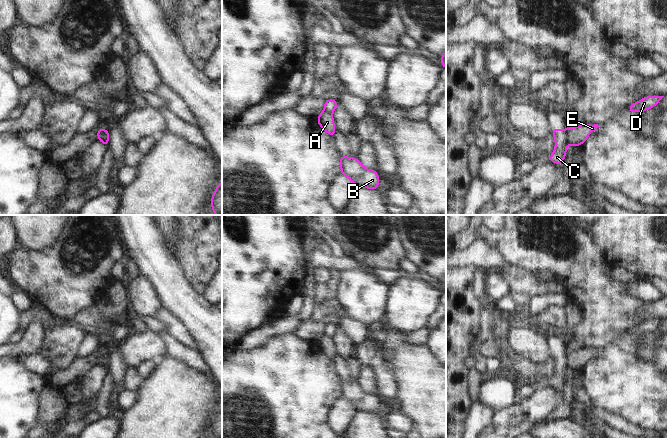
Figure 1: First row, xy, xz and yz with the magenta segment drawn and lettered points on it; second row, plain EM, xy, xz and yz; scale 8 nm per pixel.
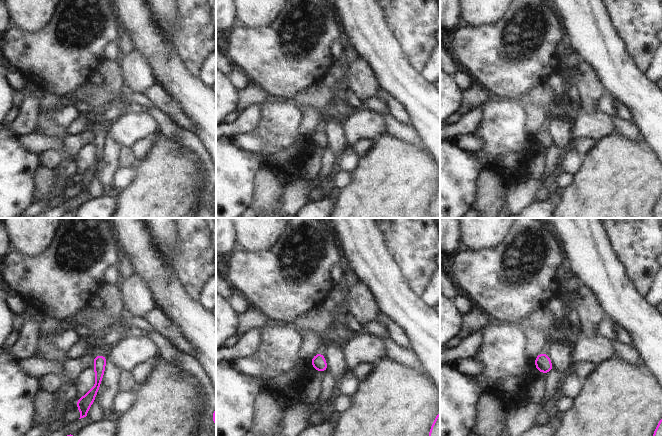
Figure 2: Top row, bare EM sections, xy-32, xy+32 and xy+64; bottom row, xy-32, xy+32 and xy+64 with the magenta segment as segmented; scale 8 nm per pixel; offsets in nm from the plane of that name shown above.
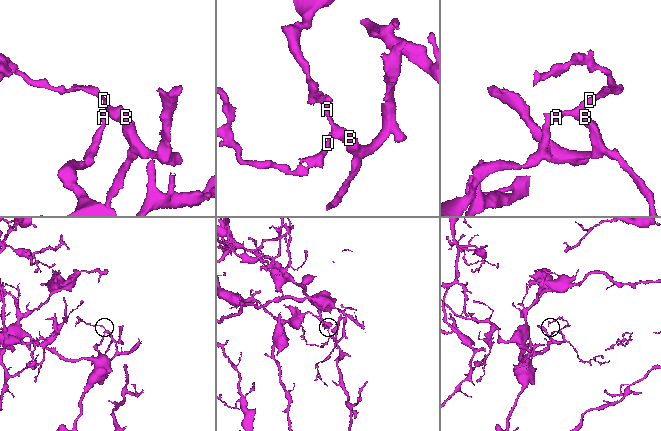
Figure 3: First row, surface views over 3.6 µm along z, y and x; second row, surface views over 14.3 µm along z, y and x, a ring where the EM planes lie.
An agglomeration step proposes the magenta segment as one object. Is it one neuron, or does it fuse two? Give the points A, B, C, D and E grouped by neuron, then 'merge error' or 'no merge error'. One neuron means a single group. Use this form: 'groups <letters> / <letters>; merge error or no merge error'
groups A B D E / C; merge error

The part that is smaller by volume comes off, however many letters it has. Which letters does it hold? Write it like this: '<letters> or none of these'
A, B, D, E

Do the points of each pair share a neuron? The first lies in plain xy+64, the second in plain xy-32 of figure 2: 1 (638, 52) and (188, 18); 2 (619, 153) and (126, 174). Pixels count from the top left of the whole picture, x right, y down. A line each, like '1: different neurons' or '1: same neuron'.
1: same neuron
2: different neurons

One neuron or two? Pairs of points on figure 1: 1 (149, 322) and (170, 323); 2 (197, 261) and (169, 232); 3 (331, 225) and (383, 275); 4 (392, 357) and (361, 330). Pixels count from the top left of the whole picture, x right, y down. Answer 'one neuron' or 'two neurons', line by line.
1: two neurons
2: two neurons
3: two neurons
4: two neurons

